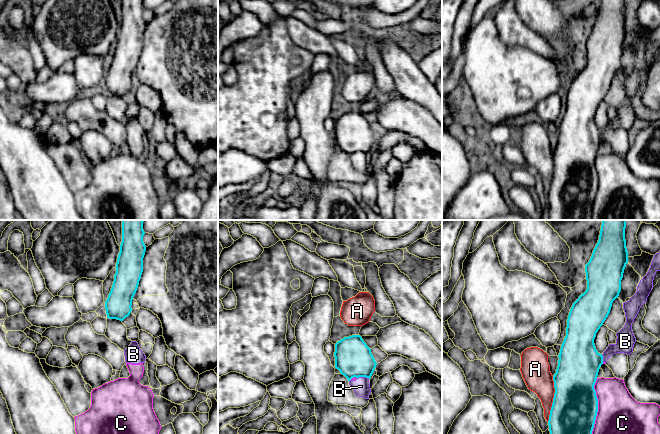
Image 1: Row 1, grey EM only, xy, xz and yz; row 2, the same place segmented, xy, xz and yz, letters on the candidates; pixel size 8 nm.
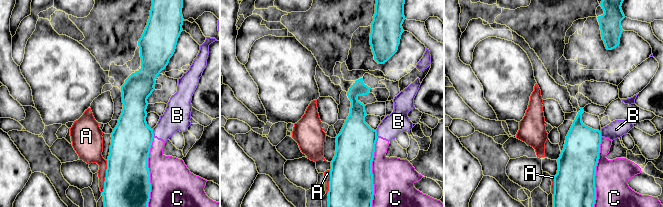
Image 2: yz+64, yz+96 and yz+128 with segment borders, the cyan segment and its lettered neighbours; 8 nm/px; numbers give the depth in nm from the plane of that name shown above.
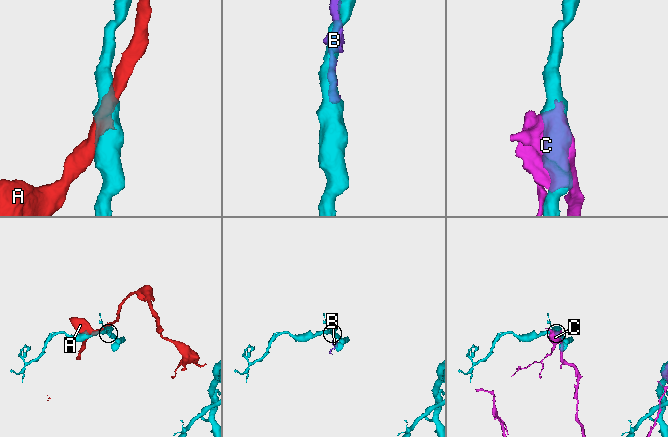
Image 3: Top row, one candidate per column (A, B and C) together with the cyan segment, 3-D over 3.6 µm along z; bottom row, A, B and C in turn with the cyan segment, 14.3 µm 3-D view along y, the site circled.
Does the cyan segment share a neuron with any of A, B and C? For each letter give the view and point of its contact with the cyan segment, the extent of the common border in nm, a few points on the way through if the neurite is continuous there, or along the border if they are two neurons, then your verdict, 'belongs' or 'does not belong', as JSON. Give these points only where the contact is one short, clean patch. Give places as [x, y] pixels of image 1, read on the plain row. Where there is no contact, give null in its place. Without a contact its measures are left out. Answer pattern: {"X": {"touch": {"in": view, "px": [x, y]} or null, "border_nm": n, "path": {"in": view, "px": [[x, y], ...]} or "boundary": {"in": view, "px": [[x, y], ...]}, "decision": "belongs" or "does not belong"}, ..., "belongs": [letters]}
{"A": {"touch": {"in": "yz", "px": [553, 175]}, "border_nm": 380, "decision": "does not belong"}, "B": {"touch": {"in": "xz", "px": [363, 152]}, "border_nm": 100, "boundary": {"in": "xz", "px": [[357, 153], [369, 154]]}, "decision": "does not belong"}, "C": {"touch": {"in": "yz", "px": [597, 187]}, "border_nm": 550, "decision": "does not belong"}, "belongs": []}

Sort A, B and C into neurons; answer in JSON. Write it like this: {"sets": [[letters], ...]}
{"sets": [["A"], ["B", "C"]]}

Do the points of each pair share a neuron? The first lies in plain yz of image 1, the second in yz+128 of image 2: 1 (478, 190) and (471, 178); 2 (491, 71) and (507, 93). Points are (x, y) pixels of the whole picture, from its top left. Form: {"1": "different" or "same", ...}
{"1": "different", "2": "same"}

